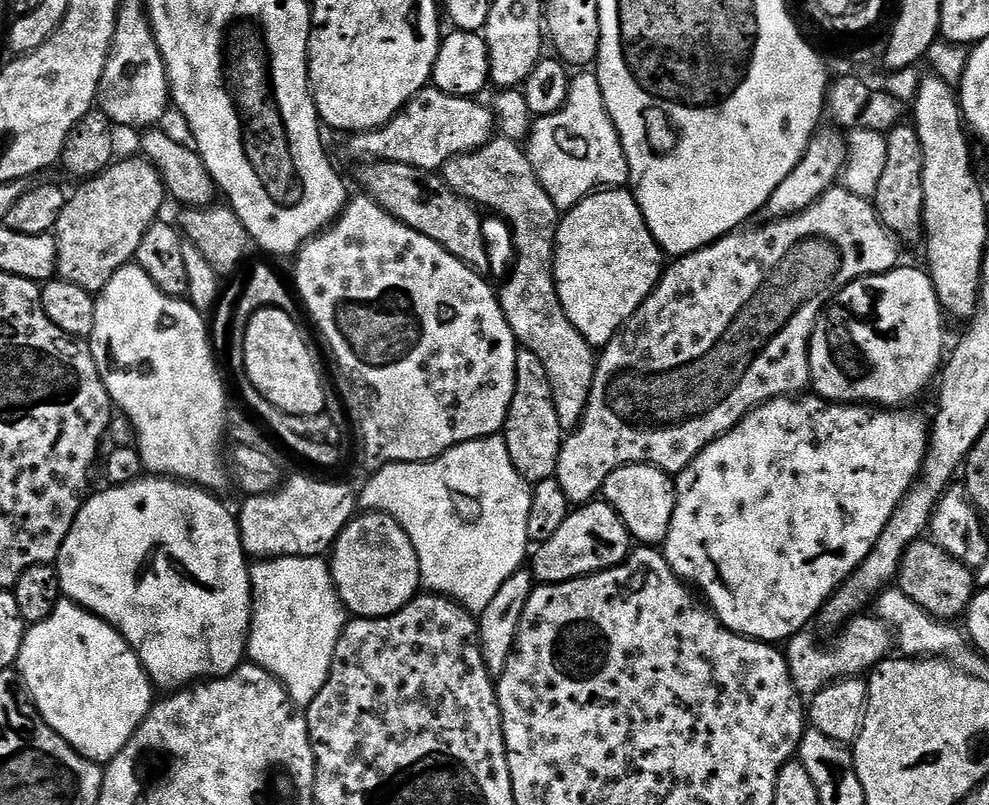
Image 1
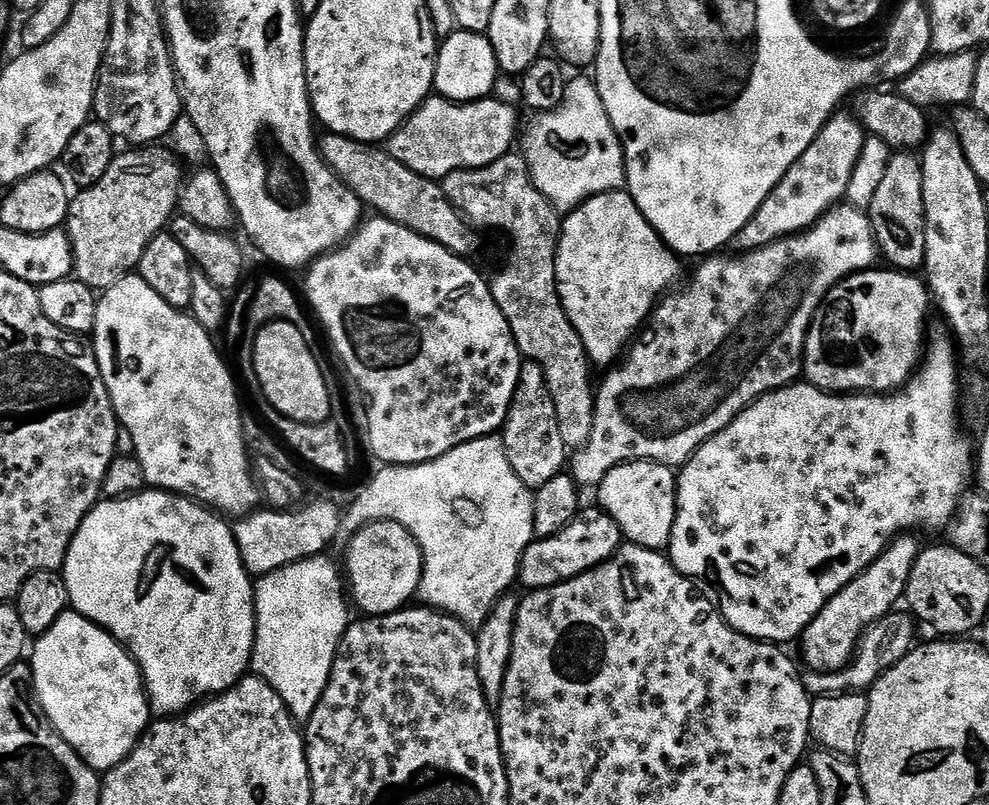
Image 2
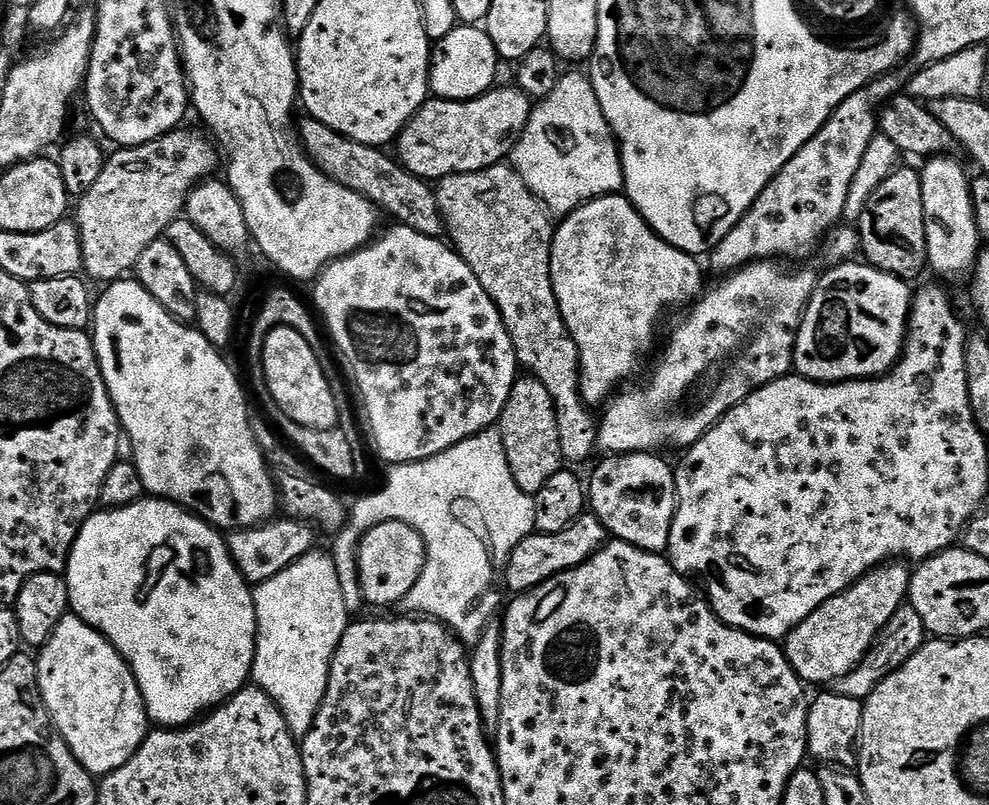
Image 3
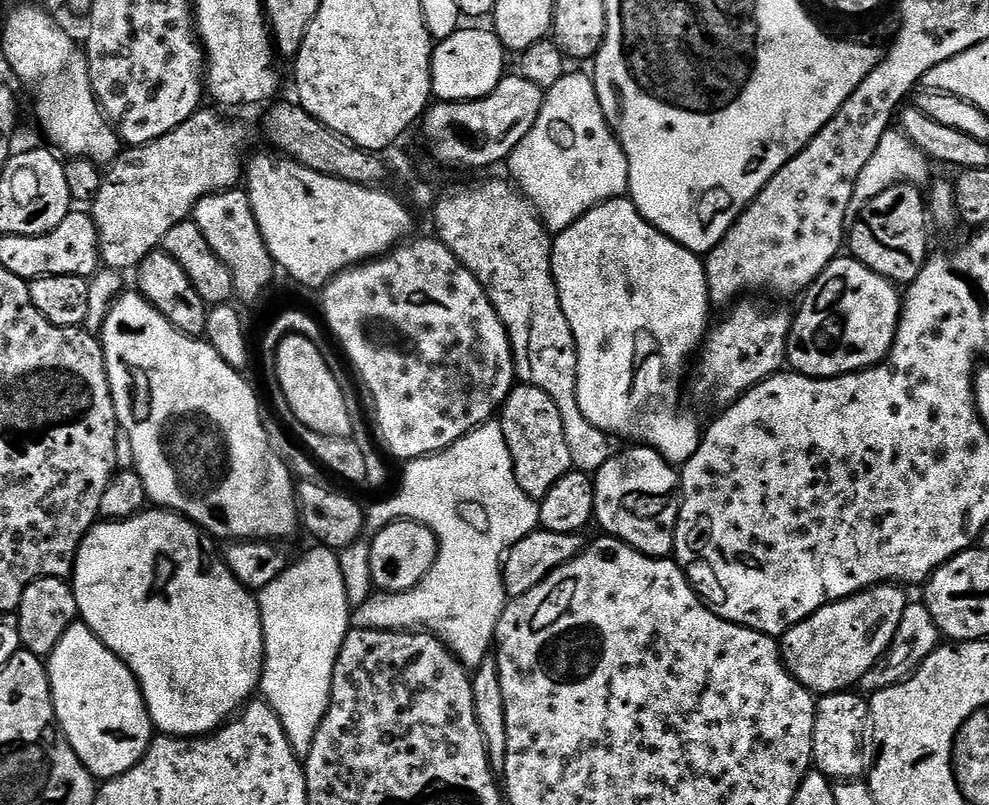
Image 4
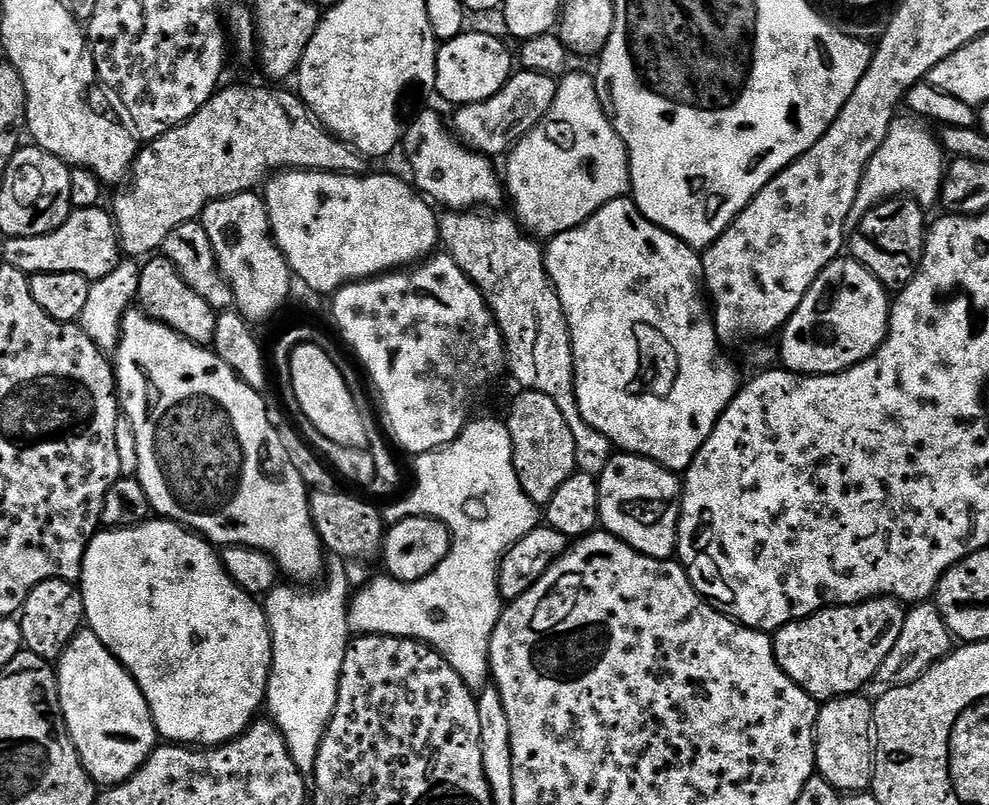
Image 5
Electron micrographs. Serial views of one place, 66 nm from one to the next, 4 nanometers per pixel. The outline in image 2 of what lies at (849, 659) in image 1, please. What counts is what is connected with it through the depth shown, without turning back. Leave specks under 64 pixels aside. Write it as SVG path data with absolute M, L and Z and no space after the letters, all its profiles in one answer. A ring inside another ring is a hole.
M896 615L883 616L877 624L872 624L867 628L863 636L860 637L859 644L856 645L855 656L843 668L834 669L830 672L809 671L808 676L803 677L804 689L807 690L808 695L815 698L817 696L835 696L841 692L863 693L872 687L881 673L900 661L907 652L911 652L918 640L916 637L917 625L911 615Z

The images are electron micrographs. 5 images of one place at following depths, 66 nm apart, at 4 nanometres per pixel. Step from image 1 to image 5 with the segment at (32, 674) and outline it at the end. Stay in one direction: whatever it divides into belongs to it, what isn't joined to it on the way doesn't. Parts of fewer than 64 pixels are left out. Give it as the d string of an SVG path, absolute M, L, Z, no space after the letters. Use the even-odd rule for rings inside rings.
M90 630L77 632L76 637L68 643L64 653L58 657L55 674L60 687L60 709L84 769L100 786L115 786L123 780L128 780L148 761L150 754L158 747L158 737L150 714L150 706L132 675Z

